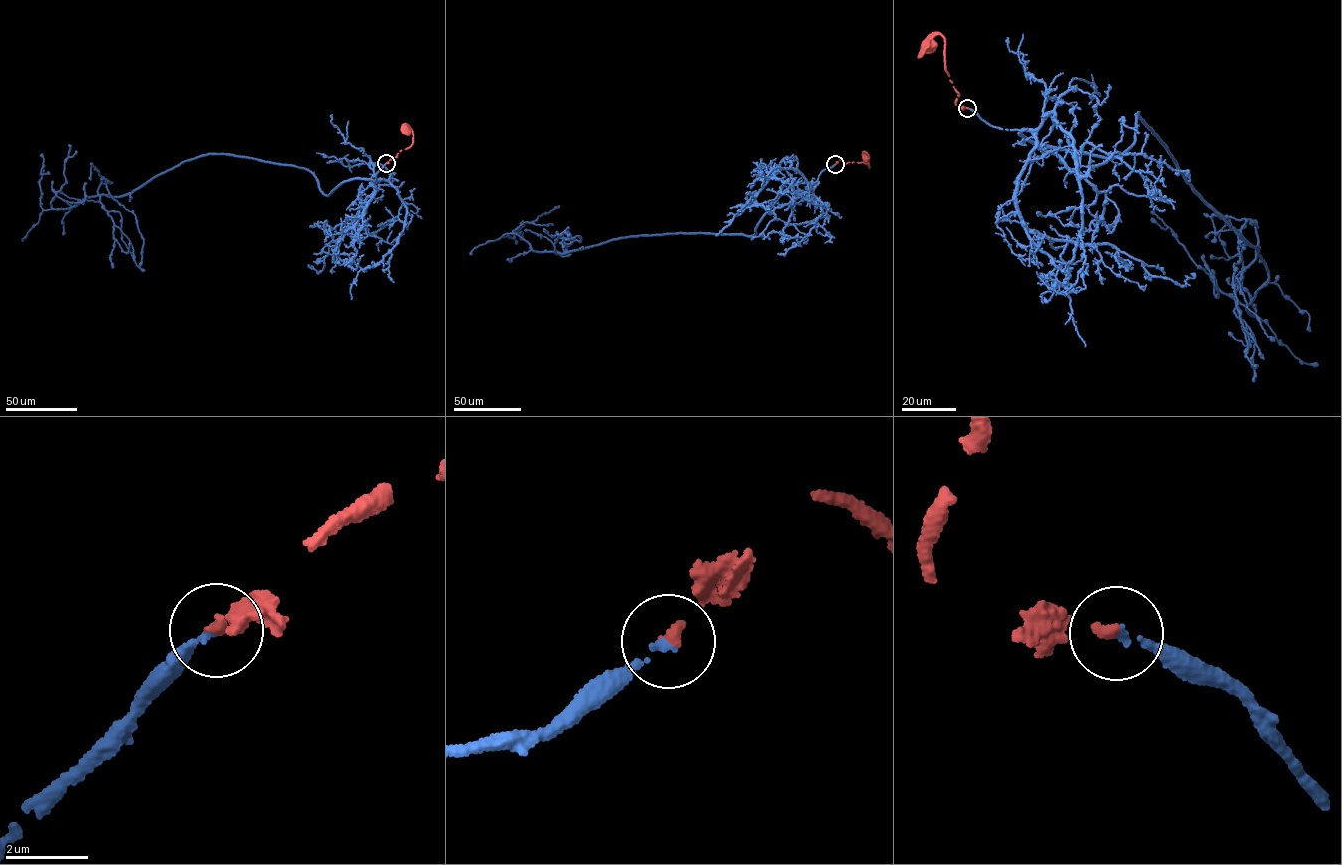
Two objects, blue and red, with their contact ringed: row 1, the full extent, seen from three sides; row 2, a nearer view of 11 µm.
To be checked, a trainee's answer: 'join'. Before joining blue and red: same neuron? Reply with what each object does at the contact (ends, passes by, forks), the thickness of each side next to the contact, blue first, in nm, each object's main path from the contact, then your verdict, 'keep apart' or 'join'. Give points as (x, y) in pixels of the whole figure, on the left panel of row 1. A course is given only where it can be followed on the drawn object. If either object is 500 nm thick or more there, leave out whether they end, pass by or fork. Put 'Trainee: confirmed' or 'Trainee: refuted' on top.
Trainee: confirmed
blue ends there; red ends there; 150 nm thick on the blue side, 240 nm on the other; blue runs (386, 163), (326, 196), (304, 168), (220, 154), (120, 196), (99, 194), (102, 177), (135, 216), (139, 266); red runs (386, 163), (412, 143), (412, 130), (407, 125), (405, 129); join

